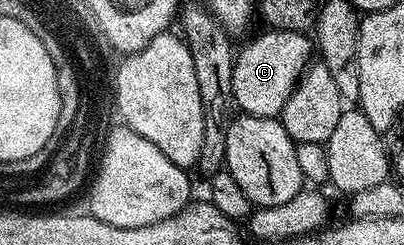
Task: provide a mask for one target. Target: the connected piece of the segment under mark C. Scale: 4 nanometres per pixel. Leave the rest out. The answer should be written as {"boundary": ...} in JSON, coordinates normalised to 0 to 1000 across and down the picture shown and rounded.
{"boundary":[[[663,114],[651,131],[656,139],[609,176],[597,204],[592,192],[582,224],[574,408],[606,465],[683,482],[703,453],[708,408],[718,408],[735,335],[762,282],[777,220],[777,171],[760,135],[738,122]]]}

